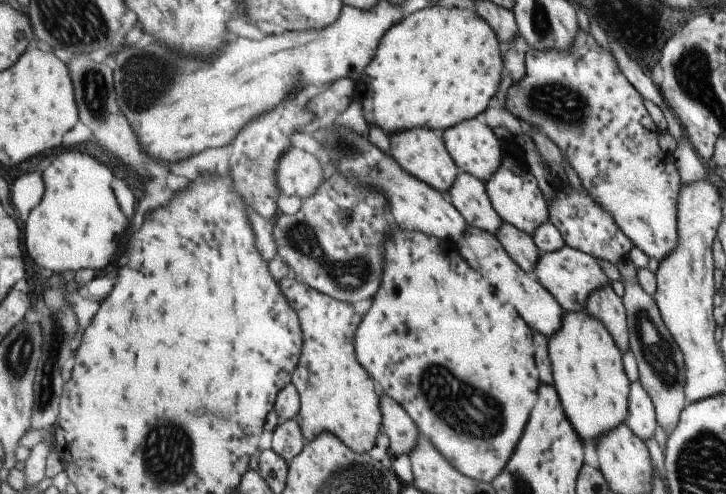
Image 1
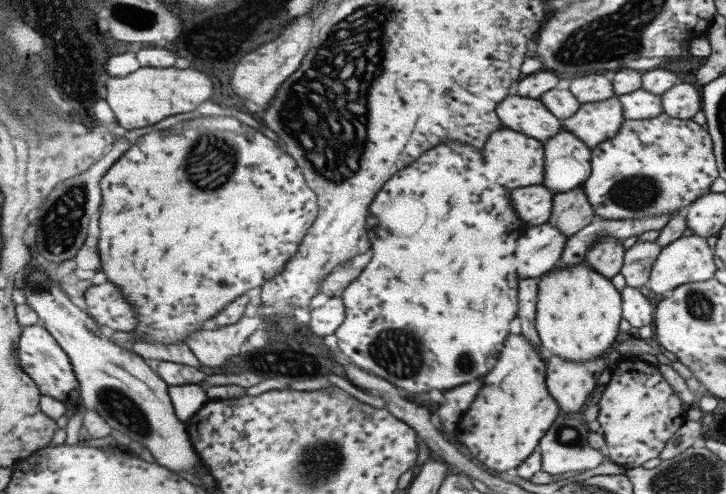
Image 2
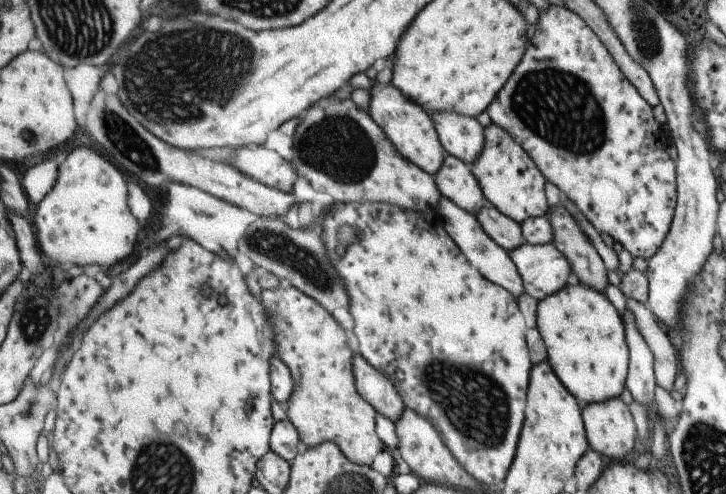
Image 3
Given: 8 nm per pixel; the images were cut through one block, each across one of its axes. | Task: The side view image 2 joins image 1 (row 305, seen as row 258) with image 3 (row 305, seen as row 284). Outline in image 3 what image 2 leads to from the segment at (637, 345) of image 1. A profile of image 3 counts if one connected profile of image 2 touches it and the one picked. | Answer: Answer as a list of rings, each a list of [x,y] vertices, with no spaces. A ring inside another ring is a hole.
[[[626,296],[626,306],[637,320],[639,332],[643,334],[645,342],[649,344],[649,352],[653,356],[653,376],[655,386],[671,393],[675,376],[679,370],[678,354],[671,346],[666,330],[664,330],[655,316],[651,313],[648,304],[641,304]]]

